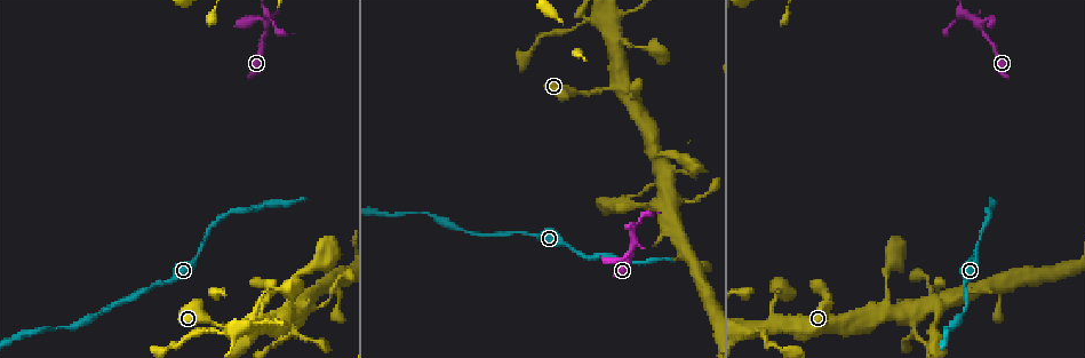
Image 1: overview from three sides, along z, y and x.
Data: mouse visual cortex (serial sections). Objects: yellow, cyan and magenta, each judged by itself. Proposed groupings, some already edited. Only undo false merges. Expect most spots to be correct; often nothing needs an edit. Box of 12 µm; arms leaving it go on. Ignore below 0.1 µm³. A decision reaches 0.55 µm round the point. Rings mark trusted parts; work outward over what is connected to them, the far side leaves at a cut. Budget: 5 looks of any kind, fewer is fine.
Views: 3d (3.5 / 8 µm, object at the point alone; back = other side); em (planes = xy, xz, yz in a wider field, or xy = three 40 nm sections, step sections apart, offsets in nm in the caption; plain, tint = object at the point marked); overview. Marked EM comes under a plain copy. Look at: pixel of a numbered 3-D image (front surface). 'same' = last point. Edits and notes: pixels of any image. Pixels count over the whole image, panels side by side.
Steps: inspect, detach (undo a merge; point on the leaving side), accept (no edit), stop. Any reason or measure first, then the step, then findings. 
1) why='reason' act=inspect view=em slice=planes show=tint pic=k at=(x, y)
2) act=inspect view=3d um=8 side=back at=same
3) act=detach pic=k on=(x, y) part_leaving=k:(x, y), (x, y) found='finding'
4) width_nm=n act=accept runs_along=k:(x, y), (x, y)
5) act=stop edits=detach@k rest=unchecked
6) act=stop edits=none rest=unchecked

why='sharp bend' act=inspect view=3d um=3.5 pic=1 at=(665, 189)

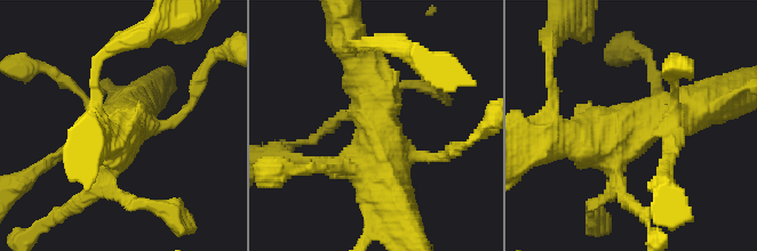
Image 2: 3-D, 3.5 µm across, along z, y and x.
why='need the tissue' act=inspect view=em slice=xy step=1 show=tint pic=2 at=(377, 128)

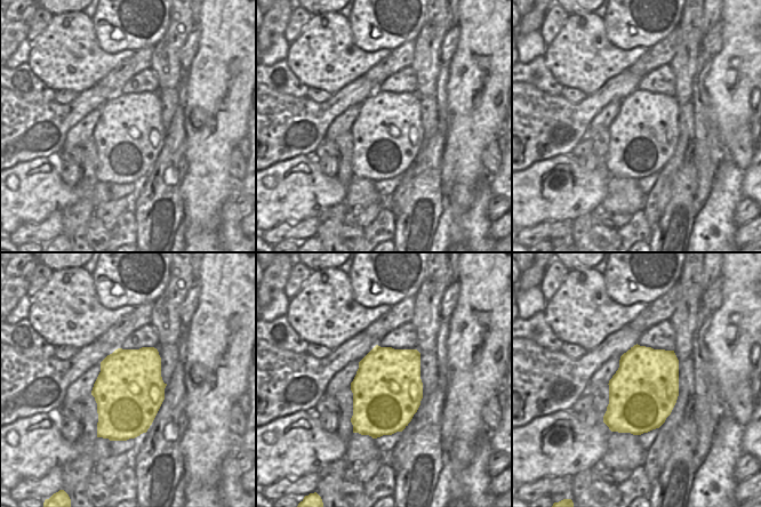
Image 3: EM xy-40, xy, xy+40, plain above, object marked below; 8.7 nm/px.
width_nm=600 act=accept runs_along=2:(345, 34), (374, 90), (384, 169) found='one cell here'

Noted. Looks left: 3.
why='calibre changes' act=inspect view=3d um=3.5 pic=1 at=(934, 336)

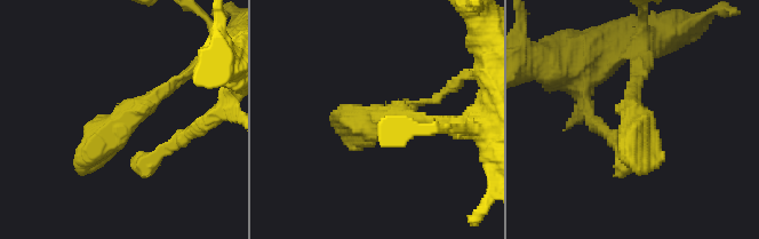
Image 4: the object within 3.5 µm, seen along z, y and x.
arm_widths_nm=150,350 act=inspect view=em slice=xy step=3 show=tint pic=4 at=(635, 113)

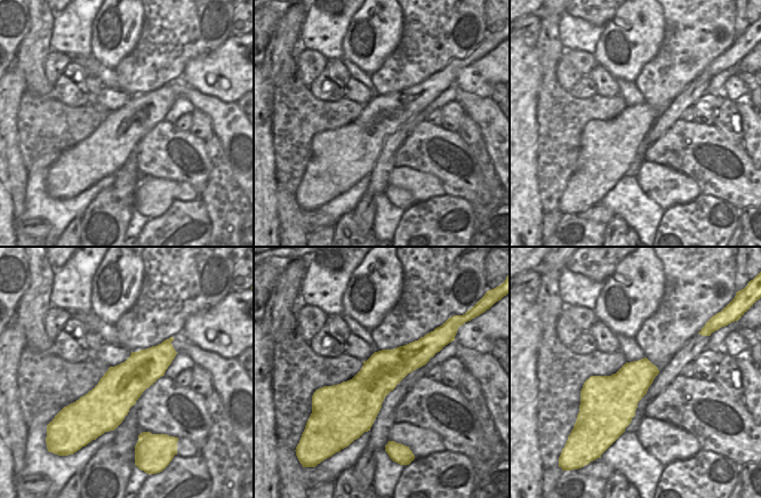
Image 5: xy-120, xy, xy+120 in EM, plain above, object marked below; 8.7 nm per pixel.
act=accept runs_along=4:(189, 71), (114, 127), (84, 173) found='one cell here'

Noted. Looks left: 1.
act=stop edits=none rest=unchecked

